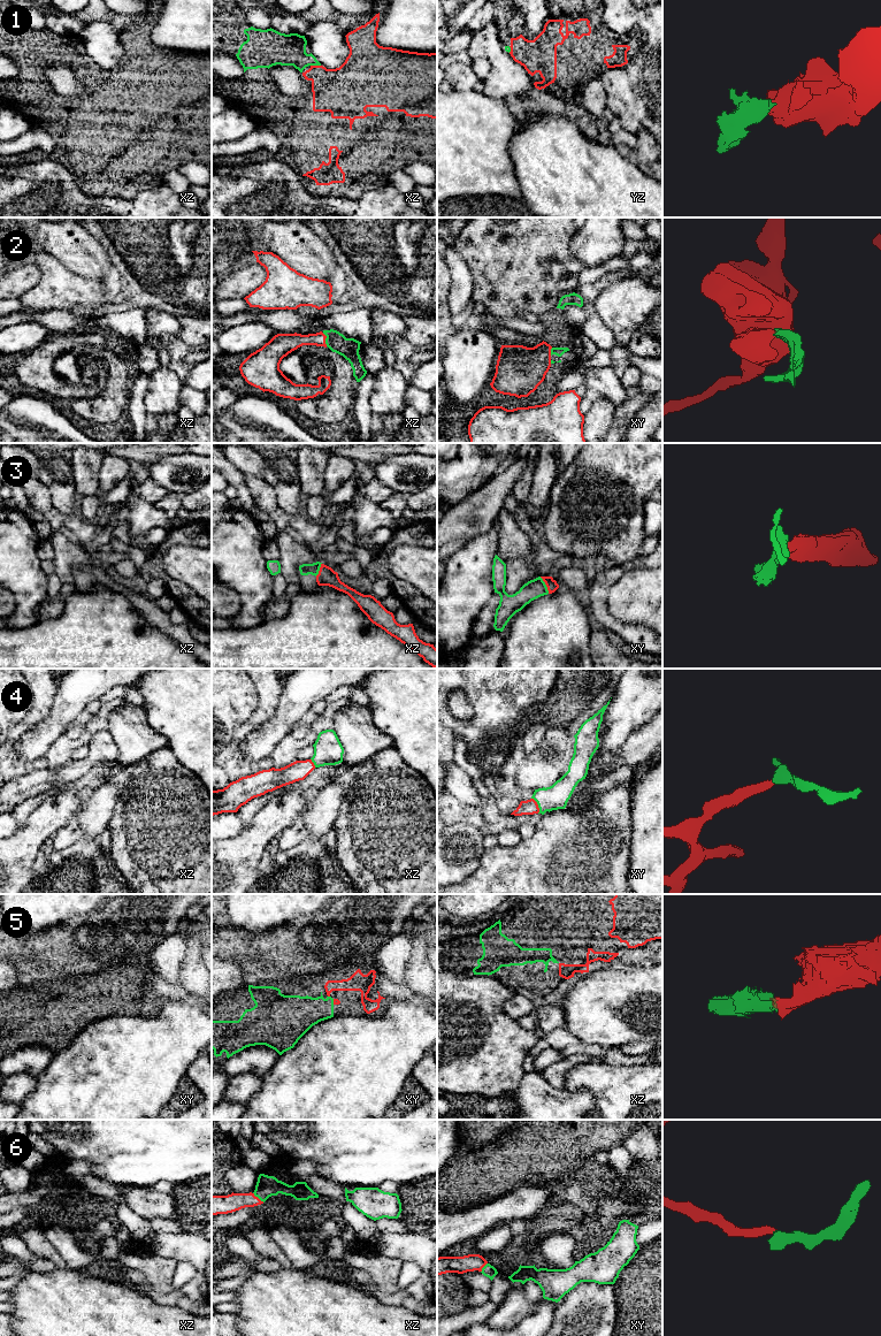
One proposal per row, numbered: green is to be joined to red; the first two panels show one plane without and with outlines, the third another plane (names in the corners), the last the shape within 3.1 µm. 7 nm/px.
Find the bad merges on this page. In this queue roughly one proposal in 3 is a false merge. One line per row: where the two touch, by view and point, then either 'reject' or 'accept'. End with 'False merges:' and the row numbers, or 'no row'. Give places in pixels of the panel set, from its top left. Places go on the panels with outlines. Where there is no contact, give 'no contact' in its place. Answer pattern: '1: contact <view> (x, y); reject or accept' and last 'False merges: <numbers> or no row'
1: contact xz (315, 66); accept
2: contact xz (324, 340); accept
3: contact xy (545, 583); accept
4: contact xy (537, 806); accept
5: contact xy (334, 1001); accept
6: contact xz (257, 1197); accept
False merges: no row

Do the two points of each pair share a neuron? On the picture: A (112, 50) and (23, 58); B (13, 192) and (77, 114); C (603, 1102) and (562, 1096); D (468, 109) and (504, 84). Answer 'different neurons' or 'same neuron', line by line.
A: different neurons
B: different neurons
C: different neurons
D: different neurons

